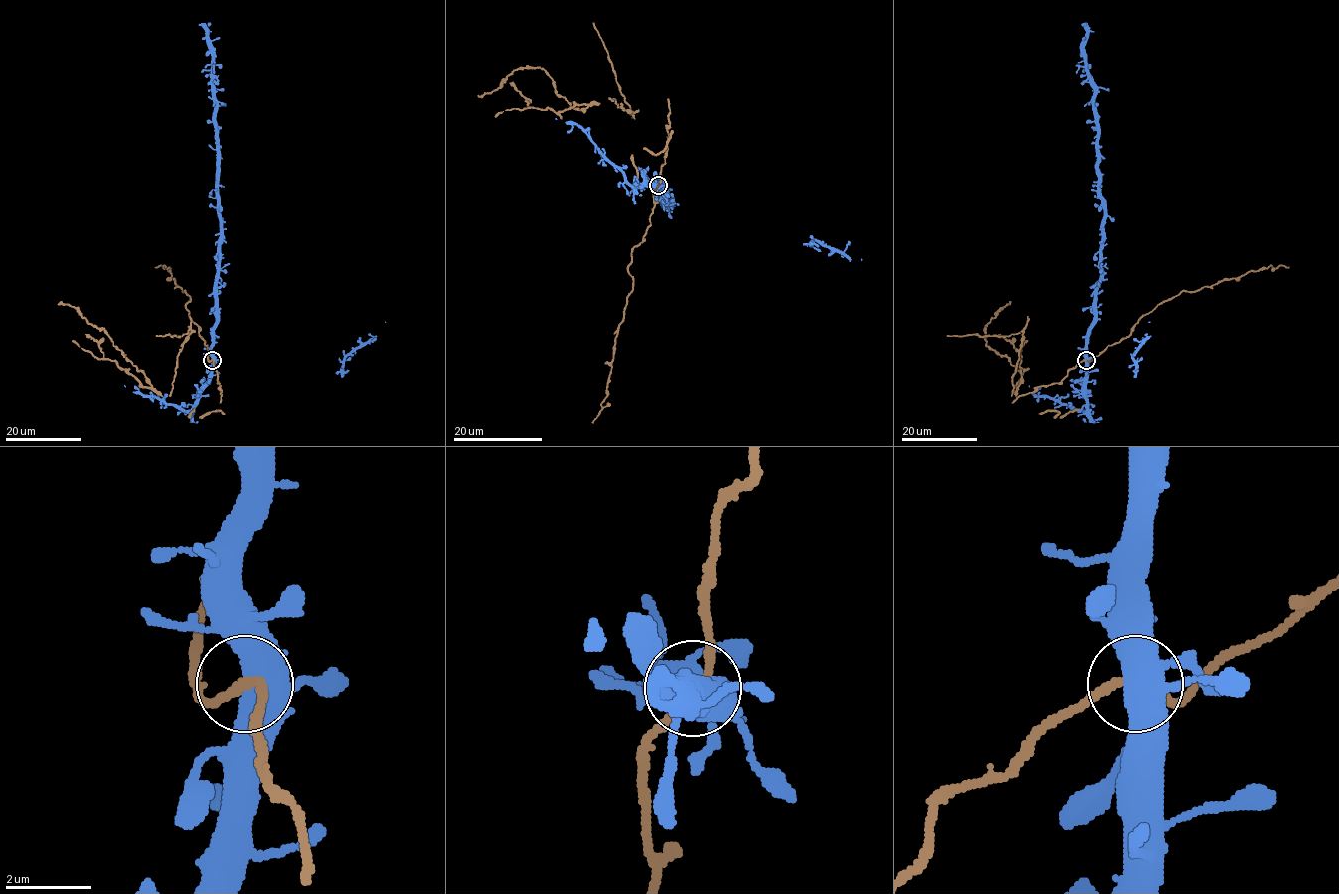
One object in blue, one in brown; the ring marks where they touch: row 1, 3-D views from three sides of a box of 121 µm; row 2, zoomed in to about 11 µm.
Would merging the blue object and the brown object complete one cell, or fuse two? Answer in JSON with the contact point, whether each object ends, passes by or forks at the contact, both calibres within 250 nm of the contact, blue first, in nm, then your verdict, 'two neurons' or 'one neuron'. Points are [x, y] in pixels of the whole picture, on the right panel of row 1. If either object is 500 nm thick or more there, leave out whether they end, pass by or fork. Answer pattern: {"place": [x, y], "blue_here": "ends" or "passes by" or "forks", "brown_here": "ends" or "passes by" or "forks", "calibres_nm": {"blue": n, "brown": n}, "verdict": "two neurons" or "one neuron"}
{"place": [1086, 360], "calibres_nm": {"blue": 500, "brown": 200}, "verdict": "two neurons"}

